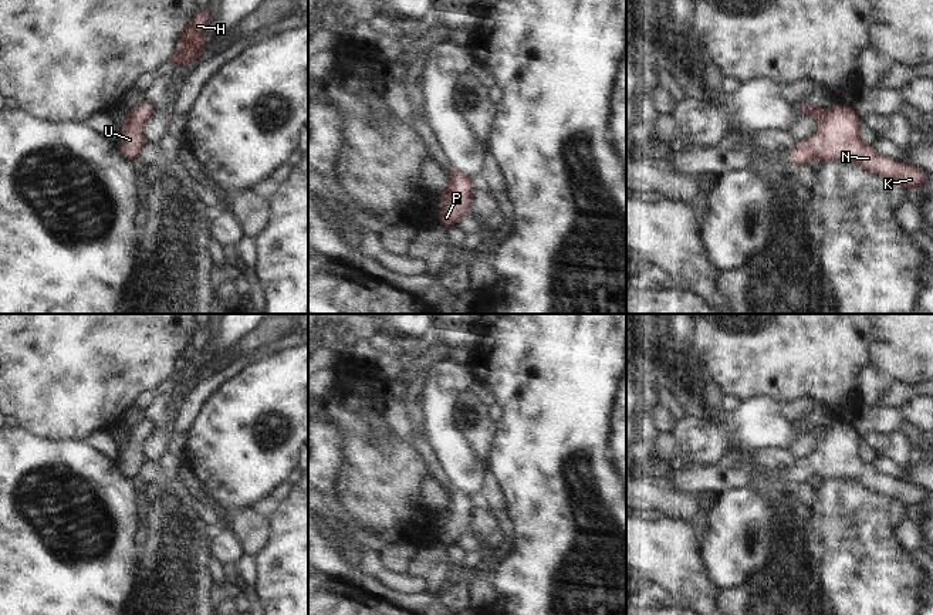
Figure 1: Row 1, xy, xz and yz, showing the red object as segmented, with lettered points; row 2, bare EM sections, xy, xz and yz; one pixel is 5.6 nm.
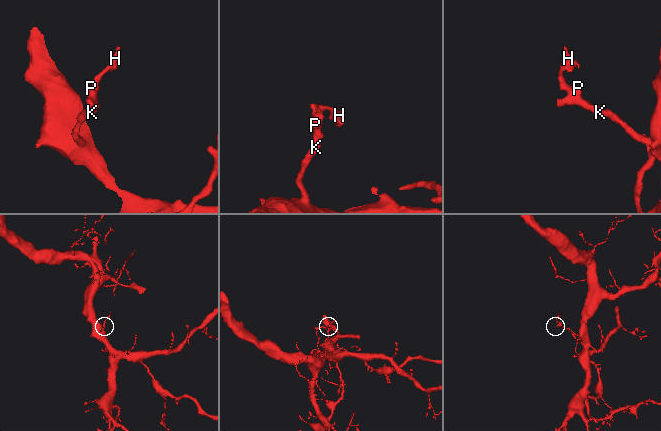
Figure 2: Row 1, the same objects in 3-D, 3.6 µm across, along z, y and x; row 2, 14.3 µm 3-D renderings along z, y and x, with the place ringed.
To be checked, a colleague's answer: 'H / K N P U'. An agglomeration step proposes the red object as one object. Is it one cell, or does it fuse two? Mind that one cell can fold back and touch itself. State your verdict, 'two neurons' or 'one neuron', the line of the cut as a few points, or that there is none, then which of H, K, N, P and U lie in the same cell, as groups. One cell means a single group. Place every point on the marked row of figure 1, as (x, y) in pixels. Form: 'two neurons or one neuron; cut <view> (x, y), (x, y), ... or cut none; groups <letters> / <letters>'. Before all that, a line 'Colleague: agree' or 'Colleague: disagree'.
Colleague: disagree
one neuron; cut none; groups H K N P U

